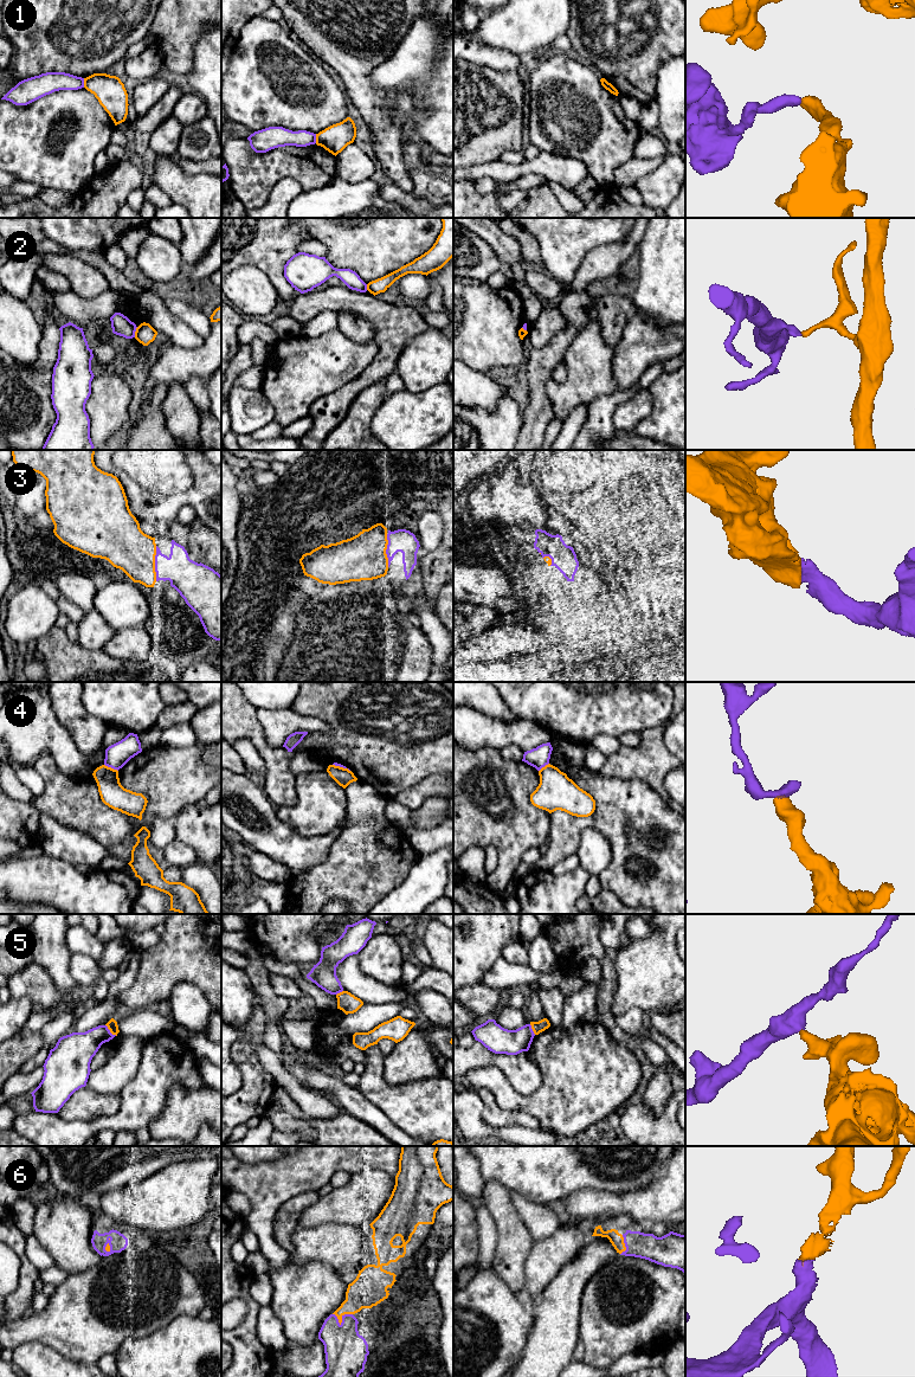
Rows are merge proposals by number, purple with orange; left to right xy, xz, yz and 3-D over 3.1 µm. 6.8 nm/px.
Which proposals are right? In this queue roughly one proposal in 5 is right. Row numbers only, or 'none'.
3, 6

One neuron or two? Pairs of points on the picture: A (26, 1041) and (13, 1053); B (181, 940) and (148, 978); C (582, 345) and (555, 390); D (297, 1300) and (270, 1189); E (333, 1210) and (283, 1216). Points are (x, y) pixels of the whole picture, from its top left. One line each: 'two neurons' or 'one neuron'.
A: one neuron
B: one neuron
C: one neuron
D: two neurons
E: two neurons

